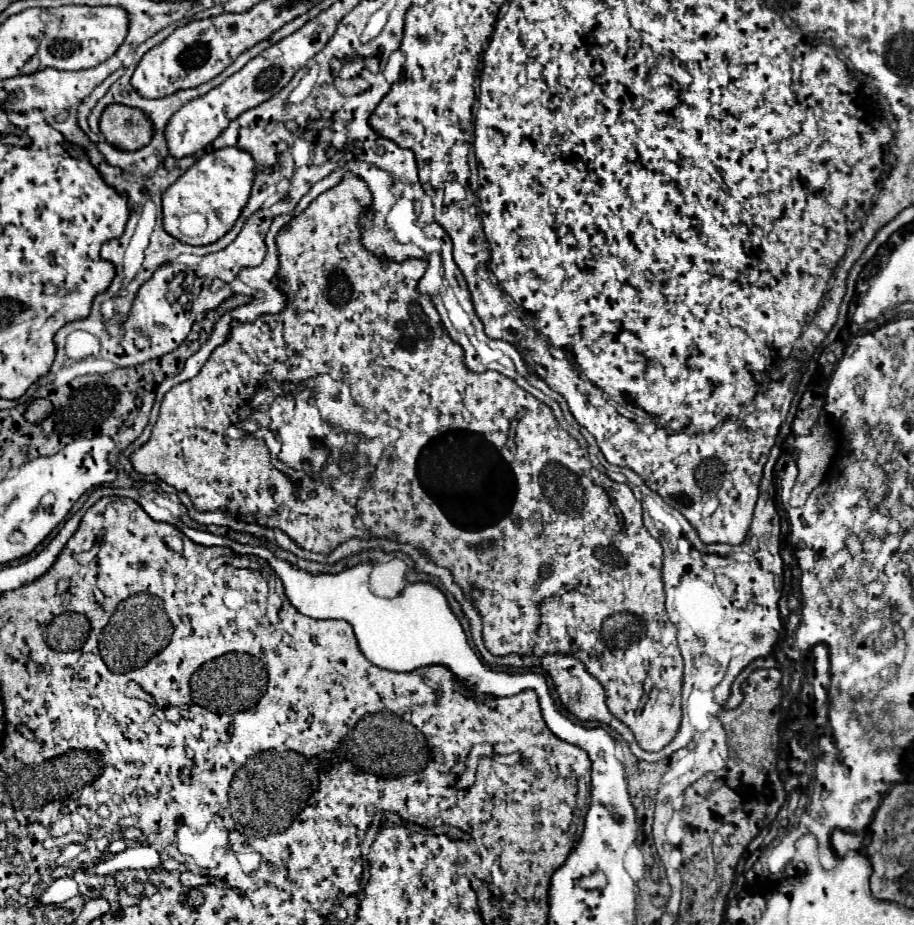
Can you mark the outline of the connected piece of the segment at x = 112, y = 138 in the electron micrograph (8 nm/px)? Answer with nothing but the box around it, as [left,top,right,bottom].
[100,103,152,151]

